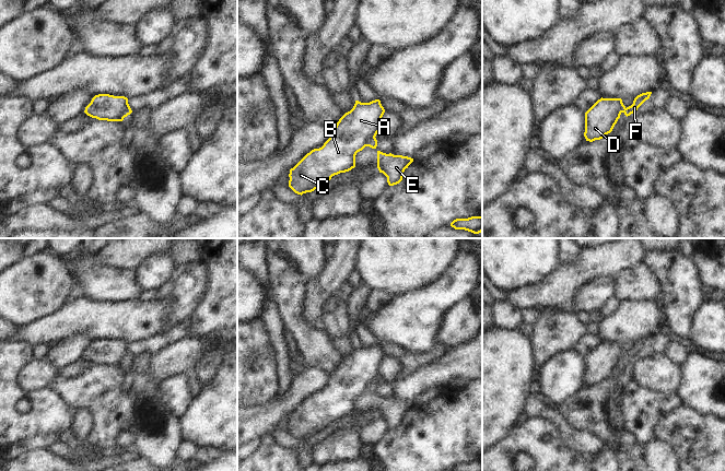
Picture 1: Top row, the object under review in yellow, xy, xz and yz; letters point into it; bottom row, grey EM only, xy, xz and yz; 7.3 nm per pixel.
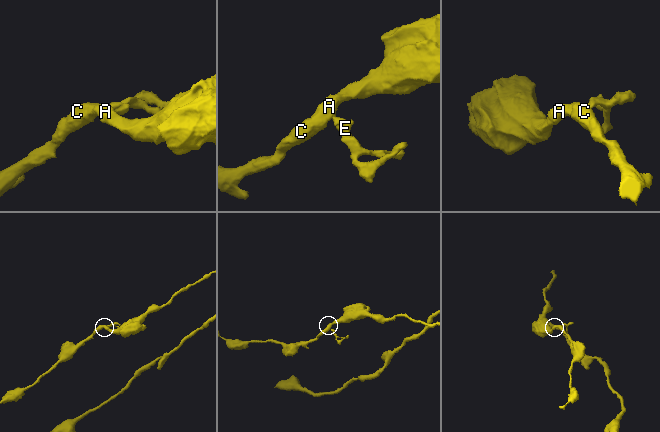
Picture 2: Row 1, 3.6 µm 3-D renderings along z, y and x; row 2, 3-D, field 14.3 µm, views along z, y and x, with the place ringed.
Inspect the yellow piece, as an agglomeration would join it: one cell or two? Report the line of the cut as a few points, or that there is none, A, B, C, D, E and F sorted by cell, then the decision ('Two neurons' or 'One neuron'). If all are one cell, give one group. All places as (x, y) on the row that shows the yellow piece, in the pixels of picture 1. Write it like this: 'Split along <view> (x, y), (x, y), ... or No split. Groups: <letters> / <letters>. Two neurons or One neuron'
Split along xz (374, 136), (365, 145). Groups: A B C D / E F. Two neurons.

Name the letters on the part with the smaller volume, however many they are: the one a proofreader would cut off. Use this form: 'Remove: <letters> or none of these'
Remove: E, F

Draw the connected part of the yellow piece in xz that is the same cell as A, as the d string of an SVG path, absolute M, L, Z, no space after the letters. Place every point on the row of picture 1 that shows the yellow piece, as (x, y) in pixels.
M379 99L370 103L355 101L353 108L346 113L332 129L329 139L319 149L307 153L290 169L289 187L297 195L312 192L328 182L332 176L346 173L355 167L355 155L381 130L382 117L385 113Z

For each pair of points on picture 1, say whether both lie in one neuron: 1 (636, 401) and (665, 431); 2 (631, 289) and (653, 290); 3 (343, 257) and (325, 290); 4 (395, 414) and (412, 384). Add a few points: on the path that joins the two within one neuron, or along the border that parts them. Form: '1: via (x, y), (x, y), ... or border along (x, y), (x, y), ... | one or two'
1: border along (679, 408), (658, 423), (655, 428), (656, 438) | two
2: via (636, 289), (647, 289) | one
3: via (342, 265), (330, 282) | one
4: border along (390, 398), (407, 400), (412, 403) | two

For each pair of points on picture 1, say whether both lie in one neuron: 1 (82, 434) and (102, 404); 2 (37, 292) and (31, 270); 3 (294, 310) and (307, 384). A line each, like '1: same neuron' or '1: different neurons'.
1: different neurons
2: same neuron
3: different neurons

